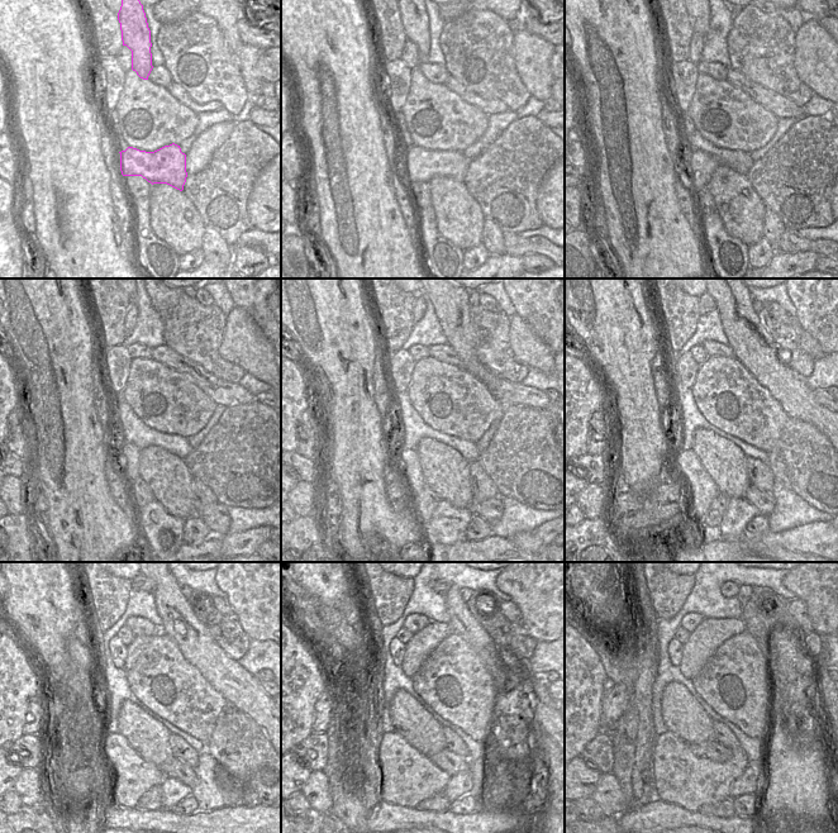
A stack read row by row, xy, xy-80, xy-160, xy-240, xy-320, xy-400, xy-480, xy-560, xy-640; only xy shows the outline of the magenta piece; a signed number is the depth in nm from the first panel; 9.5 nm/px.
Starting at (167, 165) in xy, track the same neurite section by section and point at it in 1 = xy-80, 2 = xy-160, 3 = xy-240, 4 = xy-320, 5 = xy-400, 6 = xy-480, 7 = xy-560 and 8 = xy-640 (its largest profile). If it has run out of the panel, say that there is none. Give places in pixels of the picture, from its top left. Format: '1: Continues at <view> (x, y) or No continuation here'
1: Continues at xy-80 (422, 165)
2: Continues at xy-160 (701, 166)
3: Continues at xy-240 (129, 453)
4: Continues at xy-320 (408, 458)
5: Continues at xy-400 (703, 490)
6: Continues at xy-480 (134, 776)
7: Continues at xy-560 (408, 777)
8: Continues at xy-640 (681, 777).

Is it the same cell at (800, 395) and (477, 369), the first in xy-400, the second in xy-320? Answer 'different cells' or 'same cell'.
same cell

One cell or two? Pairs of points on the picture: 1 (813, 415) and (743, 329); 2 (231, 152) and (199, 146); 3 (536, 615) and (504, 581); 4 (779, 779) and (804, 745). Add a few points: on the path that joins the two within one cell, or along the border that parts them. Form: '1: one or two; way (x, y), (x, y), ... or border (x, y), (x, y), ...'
1: one; way (793, 394), (761, 361), (756, 351)
2: two; border (233, 125), (210, 161), (196, 172)
3: one; way (533, 607), (513, 586)
4: one; way (787, 770), (795, 762), (795, 753)

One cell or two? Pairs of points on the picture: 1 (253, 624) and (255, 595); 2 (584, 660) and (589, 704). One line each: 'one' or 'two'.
1: one
2: one

